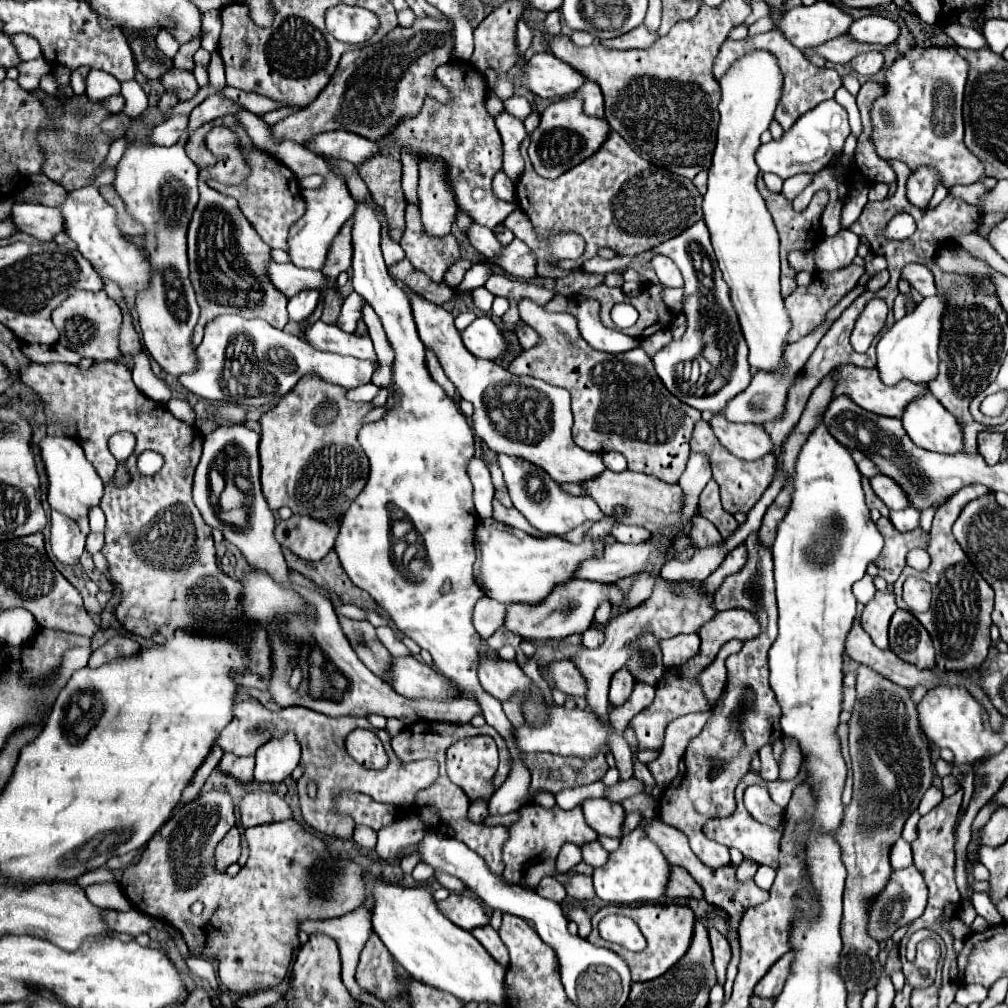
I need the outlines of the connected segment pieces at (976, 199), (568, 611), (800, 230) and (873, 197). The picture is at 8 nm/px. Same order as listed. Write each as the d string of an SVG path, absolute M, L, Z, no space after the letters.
M975 182L975 184L969 184L969 186L953 186L953 188L949 188L949 196L959 198L959 200L971 204L971 206L979 206L981 198L987 192L989 192L989 188L983 182Z
M571 580L571 582L565 582L563 586L555 586L555 590L551 590L551 594L535 606L529 606L523 602L521 604L519 602L507 604L503 626L509 632L515 632L517 636L521 636L523 640L529 640L529 642L561 640L571 634L585 632L593 624L593 614L603 600L609 600L611 604L619 606L623 602L621 588L617 584L601 584L601 582L591 582L591 580Z
M761 178L757 180L757 188L759 188L759 192L761 192L761 196L763 196L763 200L765 200L765 204L767 204L769 212L771 212L771 216L773 216L773 220L775 220L775 226L777 226L777 232L780 238L781 295L783 296L783 299L785 299L787 294L791 294L791 292L795 290L795 286L797 286L795 280L793 280L795 270L791 270L789 264L787 264L787 254L789 254L791 250L813 250L813 248L821 242L823 230L821 230L819 218L821 218L821 212L823 212L825 204L827 204L829 196L827 196L827 192L817 192L817 194L813 196L809 208L807 208L805 212L797 214L797 212L791 208L791 202L785 200L781 194L771 194L771 192L765 188L765 184L763 184Z
M875 184L875 186L871 186L869 190L868 200L870 202L879 202L879 200L885 200L887 194L889 194L887 184Z

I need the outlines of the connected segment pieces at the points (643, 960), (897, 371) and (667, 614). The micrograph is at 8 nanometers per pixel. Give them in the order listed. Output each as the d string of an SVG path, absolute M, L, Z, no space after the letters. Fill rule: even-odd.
M643 904L643 906L605 906L601 908L595 916L593 916L593 932L589 934L589 942L595 944L595 946L603 946L603 948L609 948L613 950L615 954L619 954L629 970L631 970L631 980L633 982L647 982L647 980L653 980L657 976L661 976L663 972L667 972L689 948L691 944L691 936L693 936L693 924L695 924L695 914L689 906L679 906L679 904ZM609 914L621 914L621 916L627 916L631 918L641 934L645 936L647 940L647 948L641 950L641 952L629 952L625 950L623 946L619 944L613 944L613 942L603 942L603 938L599 936L599 930L597 930L597 924L601 918L609 916Z
M941 294L923 298L911 314L897 320L887 328L877 344L877 370L885 384L897 384L907 378L915 384L929 384L939 374L939 338L943 314L947 310L947 298Z
M663 578L657 580L653 596L643 602L643 606L637 606L633 610L627 610L615 618L611 618L603 630L605 640L601 646L597 646L595 650L589 648L581 648L575 656L573 656L573 664L577 666L577 670L581 672L585 684L587 684L587 692L585 692L585 700L587 700L587 710L597 714L597 718L607 724L607 716L609 716L609 702L607 702L607 692L609 692L609 680L611 676L621 670L627 662L629 656L629 644L635 640L635 636L639 636L641 632L649 630L653 632L659 640L665 638L673 638L677 634L689 634L689 632L697 632L705 622L709 622L715 616L715 608L713 608L713 598L707 598L699 592L699 584L697 582L687 582L687 590L681 590L683 594L673 594L667 586L667 582Z

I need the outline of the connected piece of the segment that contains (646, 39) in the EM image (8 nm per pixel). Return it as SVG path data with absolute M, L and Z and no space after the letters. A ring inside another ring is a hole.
M643 24L637 26L635 30L627 32L627 34L621 34L617 38L611 38L611 40L599 40L599 44L607 46L607 48L617 48L617 50L627 50L627 48L649 48L655 40L657 40L657 32L651 34Z

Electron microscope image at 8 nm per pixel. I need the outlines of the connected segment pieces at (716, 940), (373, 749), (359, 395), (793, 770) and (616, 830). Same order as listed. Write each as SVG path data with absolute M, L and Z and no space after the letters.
M709 928L709 938L711 938L711 948L713 948L713 964L717 970L717 982L725 984L725 970L731 960L731 946L727 938L715 928Z
M353 730L345 740L347 752L359 764L371 770L383 770L387 766L387 752L381 740L371 730Z
M363 384L363 386L355 388L355 390L351 390L349 398L357 400L357 402L371 402L377 394L379 394L379 388L375 384Z
M789 736L783 738L783 746L785 750L779 762L779 780L793 780L801 766L801 750L799 750L799 744L795 744L795 740Z
M587 798L581 802L585 822L597 832L613 838L621 838L621 826L625 818L625 810L621 804L611 802L607 798Z

